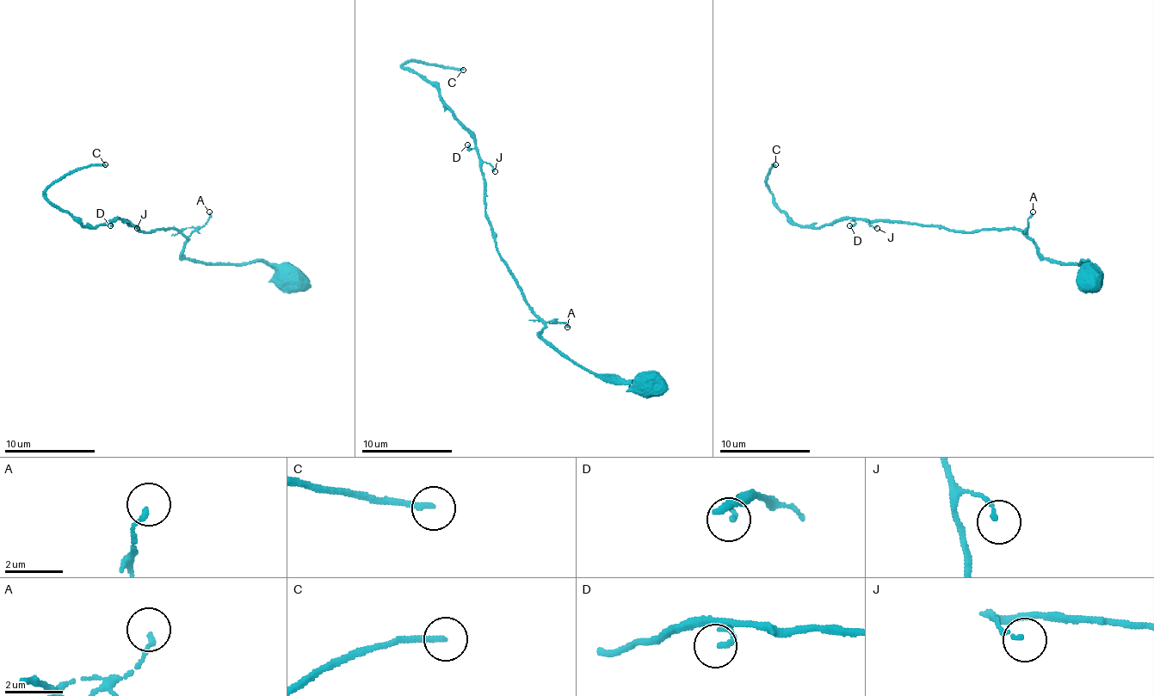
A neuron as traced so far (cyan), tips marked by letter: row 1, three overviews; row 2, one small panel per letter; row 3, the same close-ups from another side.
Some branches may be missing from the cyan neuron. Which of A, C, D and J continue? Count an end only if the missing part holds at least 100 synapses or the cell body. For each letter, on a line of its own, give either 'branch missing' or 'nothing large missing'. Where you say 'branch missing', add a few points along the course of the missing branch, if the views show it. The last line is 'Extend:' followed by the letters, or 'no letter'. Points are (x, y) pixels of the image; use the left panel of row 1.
A: nothing large missing
C: branch missing; course (105, 164), (177, 196), (170, 200), (212, 181), (164, 207), (114, 217), (89, 243), (107, 255)
D: nothing large missing
J: nothing large missing
Extend: C

